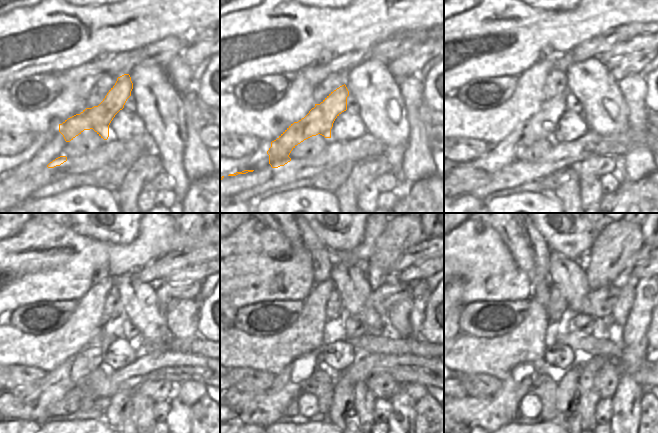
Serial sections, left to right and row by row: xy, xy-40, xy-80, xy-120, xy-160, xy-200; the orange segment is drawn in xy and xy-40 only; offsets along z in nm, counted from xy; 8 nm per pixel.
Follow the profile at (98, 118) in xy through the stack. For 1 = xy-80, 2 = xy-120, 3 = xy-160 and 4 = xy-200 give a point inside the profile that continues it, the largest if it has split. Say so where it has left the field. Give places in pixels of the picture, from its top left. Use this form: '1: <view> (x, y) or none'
1: xy-80 (542, 125)
2: xy-120 (31, 402)
3: xy-160 (265, 408)
4: xy-200 (491, 413)

